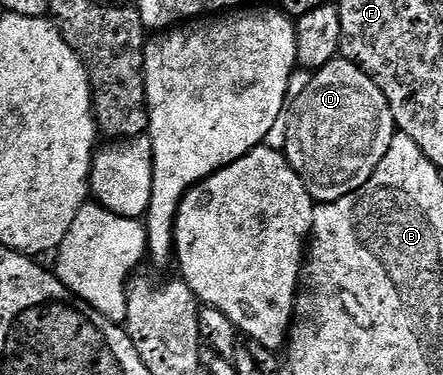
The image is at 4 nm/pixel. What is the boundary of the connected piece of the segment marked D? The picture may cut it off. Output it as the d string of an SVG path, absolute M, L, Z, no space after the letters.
M335 59L311 76L308 87L296 98L295 105L298 106L294 109L294 117L289 118L290 130L284 152L315 202L344 199L344 195L352 195L352 191L364 187L364 183L372 179L376 167L380 167L380 159L388 155L388 147L392 147L396 135L394 116L388 99L384 99L384 91L376 87L360 66L345 59Z

